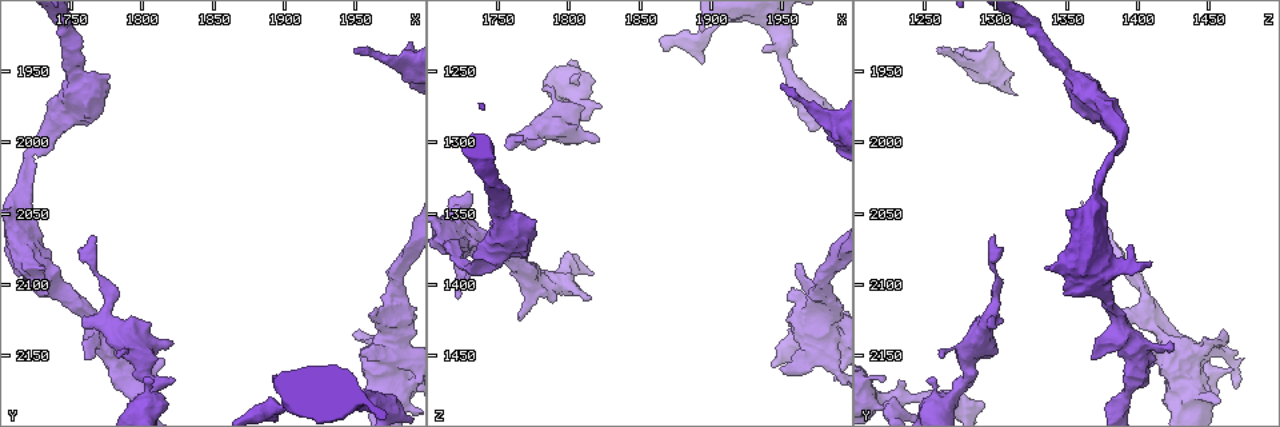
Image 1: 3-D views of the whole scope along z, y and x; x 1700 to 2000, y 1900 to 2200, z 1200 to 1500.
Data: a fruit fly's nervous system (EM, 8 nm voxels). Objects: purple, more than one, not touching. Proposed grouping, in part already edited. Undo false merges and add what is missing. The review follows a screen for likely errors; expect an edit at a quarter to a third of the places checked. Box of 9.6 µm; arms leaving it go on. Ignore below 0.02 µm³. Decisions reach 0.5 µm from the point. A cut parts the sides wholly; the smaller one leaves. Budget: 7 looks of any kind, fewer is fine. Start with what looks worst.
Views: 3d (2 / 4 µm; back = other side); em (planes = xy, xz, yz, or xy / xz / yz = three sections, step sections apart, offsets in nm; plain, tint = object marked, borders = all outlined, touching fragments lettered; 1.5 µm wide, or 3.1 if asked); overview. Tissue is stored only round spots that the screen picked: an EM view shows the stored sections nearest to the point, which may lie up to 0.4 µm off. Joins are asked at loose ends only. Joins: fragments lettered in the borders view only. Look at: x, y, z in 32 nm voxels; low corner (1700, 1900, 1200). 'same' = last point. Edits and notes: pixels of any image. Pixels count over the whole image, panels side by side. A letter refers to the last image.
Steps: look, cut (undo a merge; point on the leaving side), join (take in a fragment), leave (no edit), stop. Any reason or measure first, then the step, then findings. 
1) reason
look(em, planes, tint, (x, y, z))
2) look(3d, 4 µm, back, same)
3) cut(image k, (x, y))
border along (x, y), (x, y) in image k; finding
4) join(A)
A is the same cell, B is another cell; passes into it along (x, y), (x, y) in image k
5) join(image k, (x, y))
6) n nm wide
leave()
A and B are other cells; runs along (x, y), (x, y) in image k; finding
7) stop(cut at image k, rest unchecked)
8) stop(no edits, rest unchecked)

an open end
look(em, planes, borders, (1948, 2134, 1460))

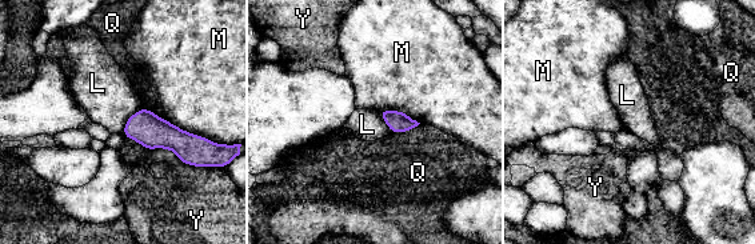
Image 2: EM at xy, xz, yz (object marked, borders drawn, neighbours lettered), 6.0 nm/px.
140 nm wide
leave()
L, M, Q and Y are other cells; border along (142, 108), (128, 118), (122, 132) in image 2; none of them fits

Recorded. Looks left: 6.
look(em, planes, borders, (1958, 2122, 1384))

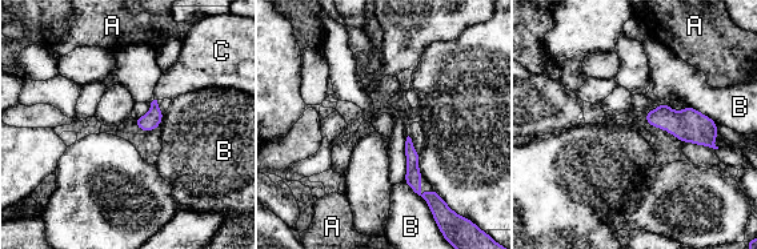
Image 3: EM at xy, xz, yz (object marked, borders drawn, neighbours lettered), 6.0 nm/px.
leave()
A, B and C are other cells; runs along (408, 144), (417, 189) in image 3; none of them fits

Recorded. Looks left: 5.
arms part here
look(3d, 4 µm, (1770, 2136, 1388))

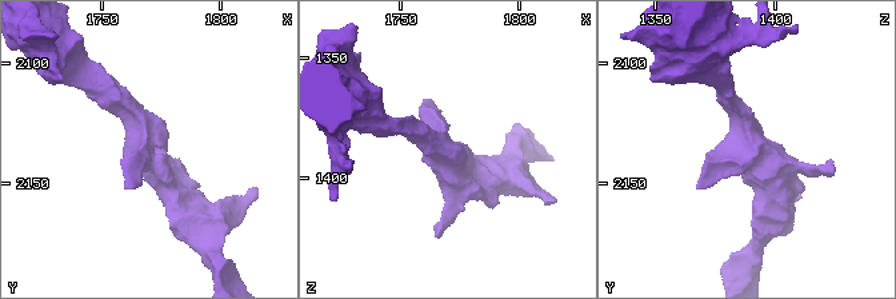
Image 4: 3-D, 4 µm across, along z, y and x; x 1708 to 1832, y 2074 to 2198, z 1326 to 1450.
look(em, xy, step 4, tint, (1770, 2134, 1391))

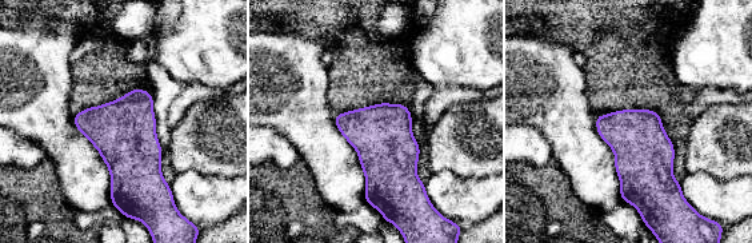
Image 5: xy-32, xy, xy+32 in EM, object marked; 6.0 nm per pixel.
look(em, planes, borders, same)

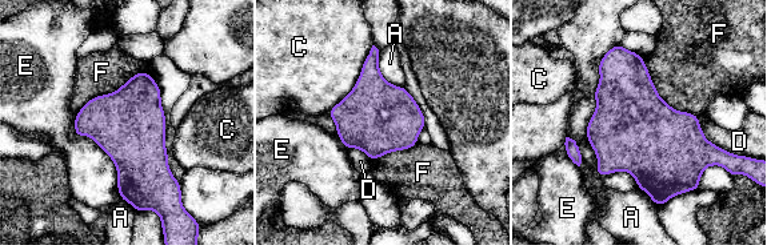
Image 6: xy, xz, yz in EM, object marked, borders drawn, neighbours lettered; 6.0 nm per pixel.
leave()
A, C, D, E and F are other cells; border along (643, 59), (656, 92), (698, 116) in image 6; one cell here

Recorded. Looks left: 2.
stop(no edits, rest unchecked)

